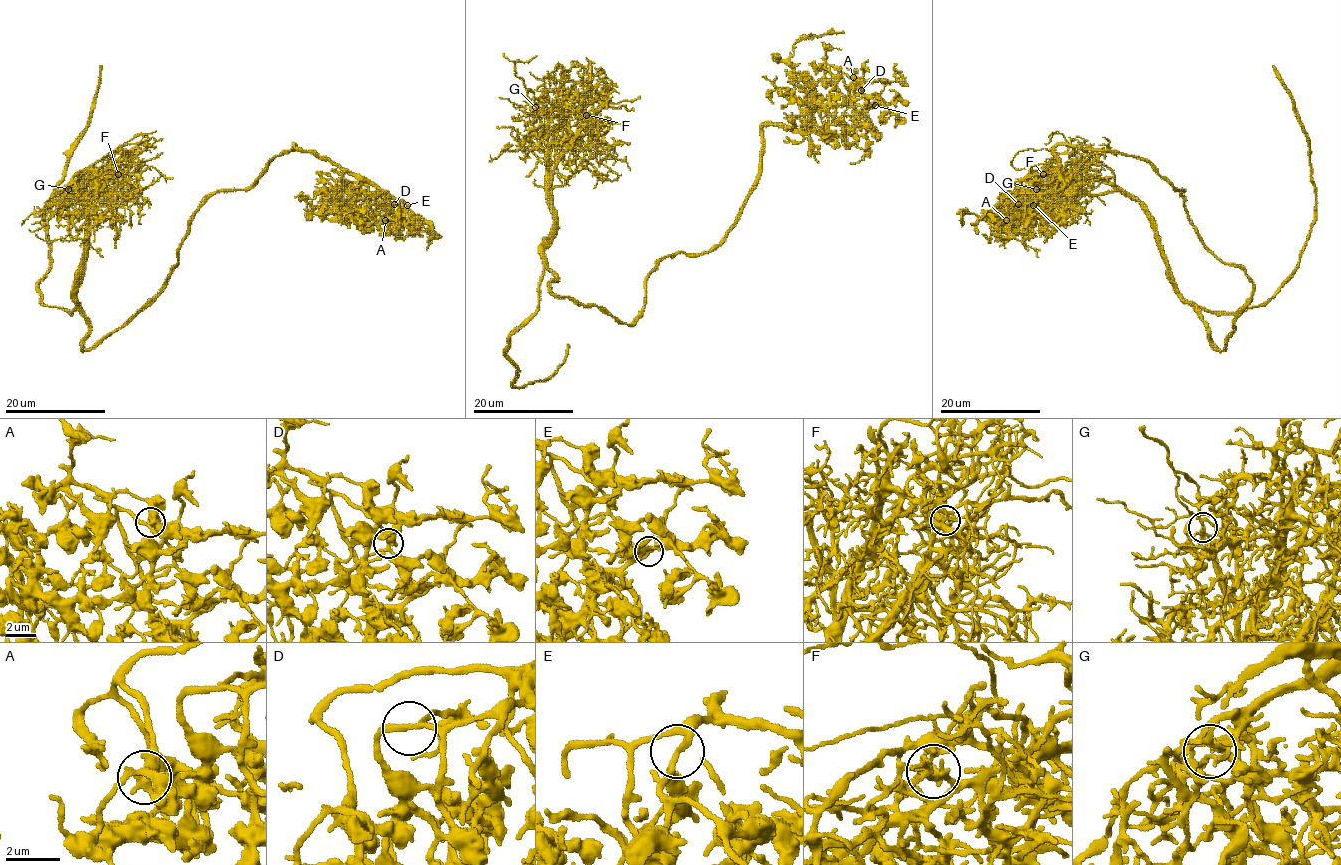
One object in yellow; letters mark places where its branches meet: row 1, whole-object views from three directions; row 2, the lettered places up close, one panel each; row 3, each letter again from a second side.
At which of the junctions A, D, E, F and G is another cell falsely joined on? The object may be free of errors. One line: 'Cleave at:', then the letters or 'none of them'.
Cleave at: none of them

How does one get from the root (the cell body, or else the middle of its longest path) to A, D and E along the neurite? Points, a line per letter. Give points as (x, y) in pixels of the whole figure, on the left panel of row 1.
A: (166, 278), (195, 210), (216, 192), (245, 190), (294, 145), (385, 191), (374, 200), (385, 220)
D: (166, 278), (195, 210), (216, 192), (245, 190), (294, 145), (366, 177), (401, 201), (394, 204)
E: (166, 278), (195, 210), (216, 192), (245, 190), (294, 145), (408, 205)

